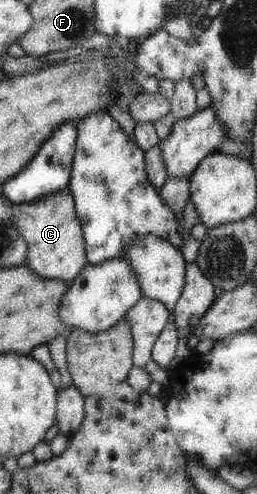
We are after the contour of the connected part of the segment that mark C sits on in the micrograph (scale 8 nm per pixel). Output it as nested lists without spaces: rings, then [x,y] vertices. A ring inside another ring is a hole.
[[[70,186],[62,192],[46,196],[44,199],[16,204],[16,223],[19,223],[20,234],[26,238],[29,246],[28,259],[24,266],[31,267],[40,277],[60,278],[70,282],[82,273],[88,265],[83,223],[75,207],[74,195]]]

